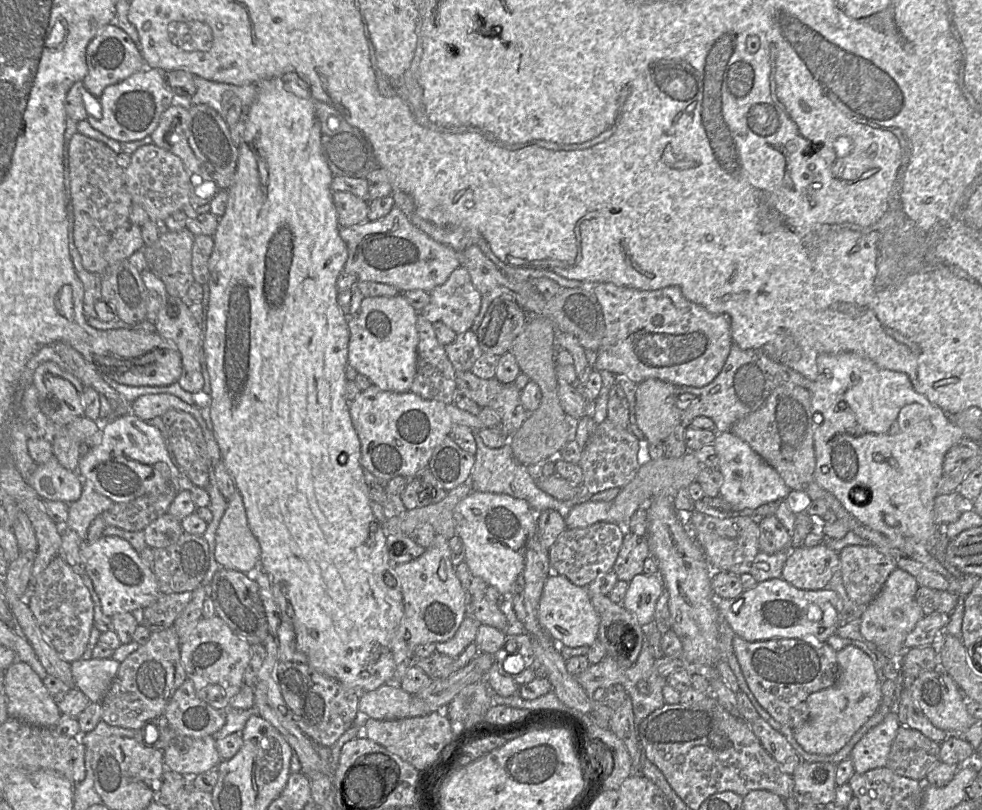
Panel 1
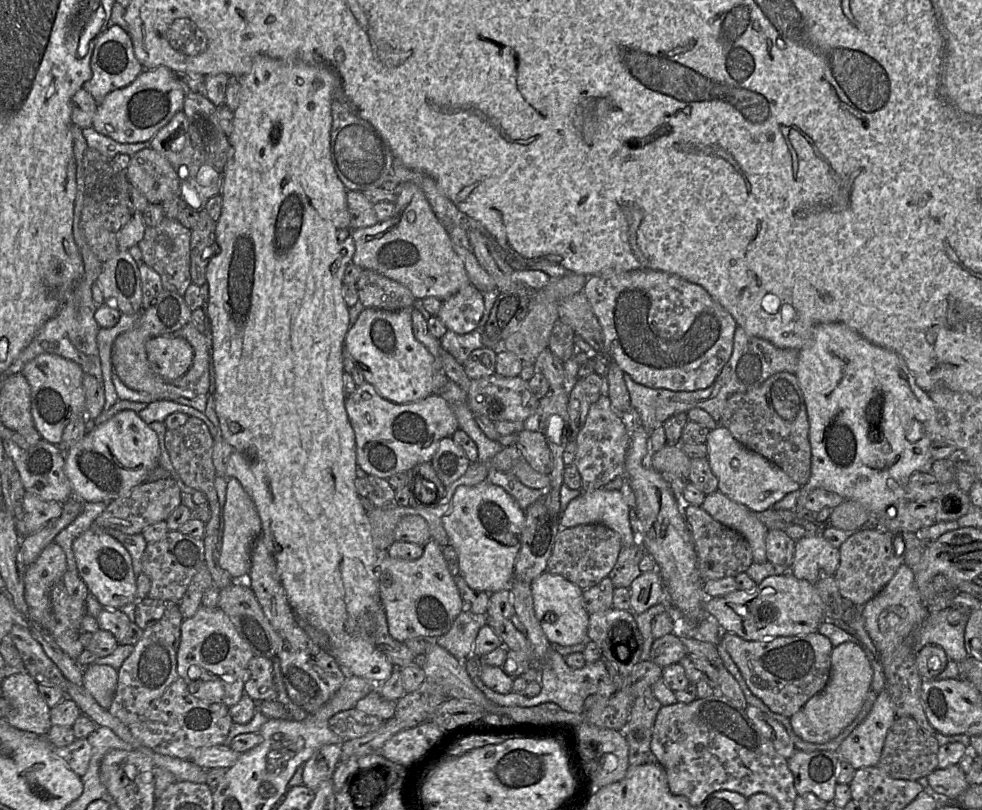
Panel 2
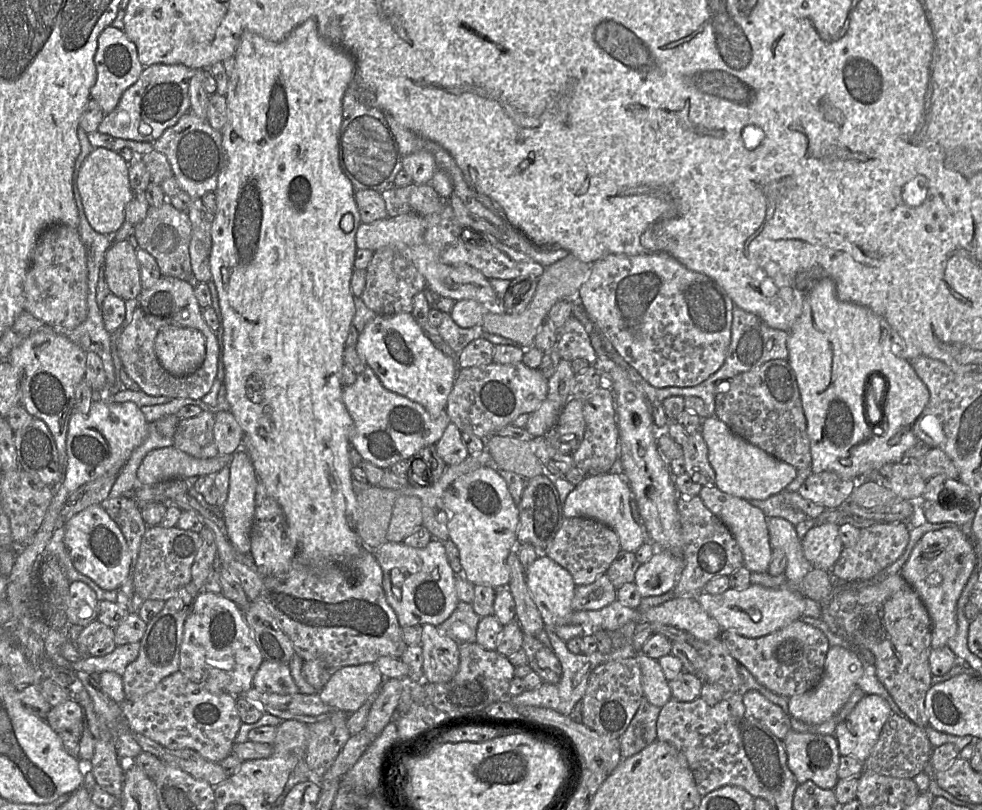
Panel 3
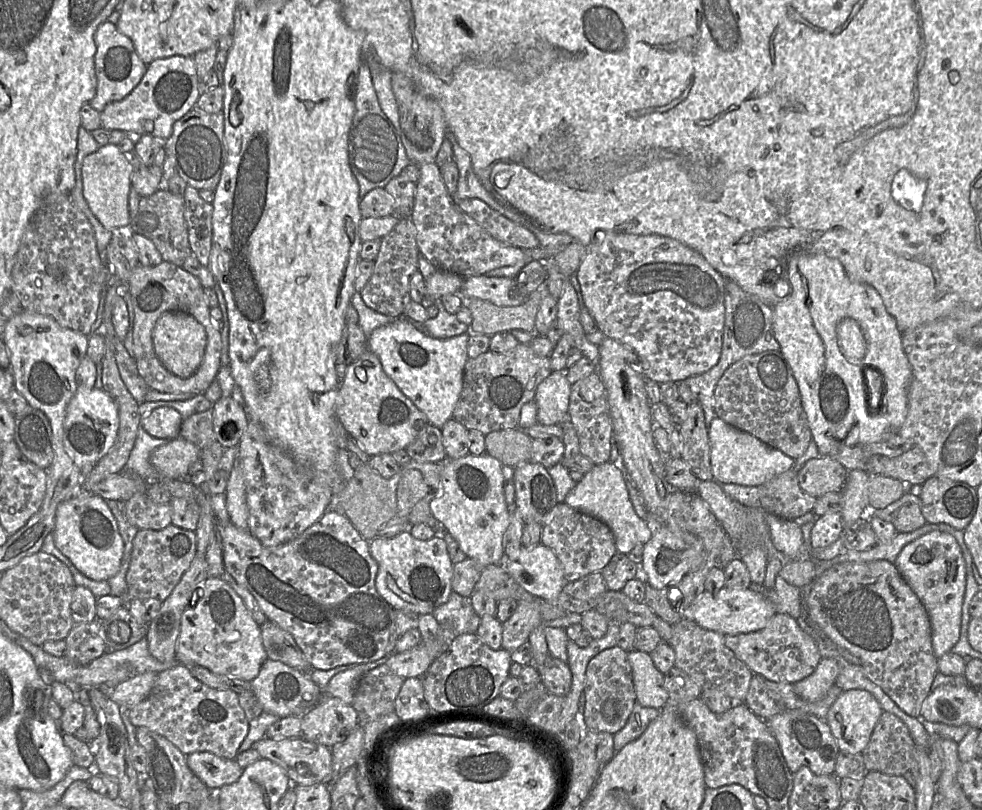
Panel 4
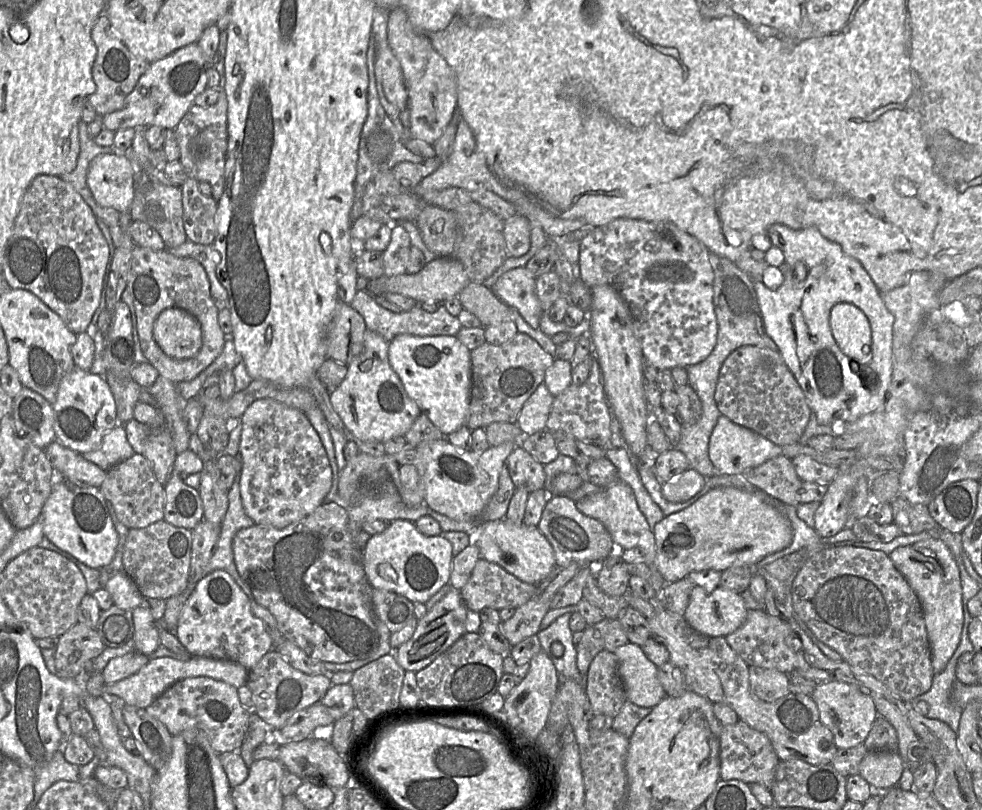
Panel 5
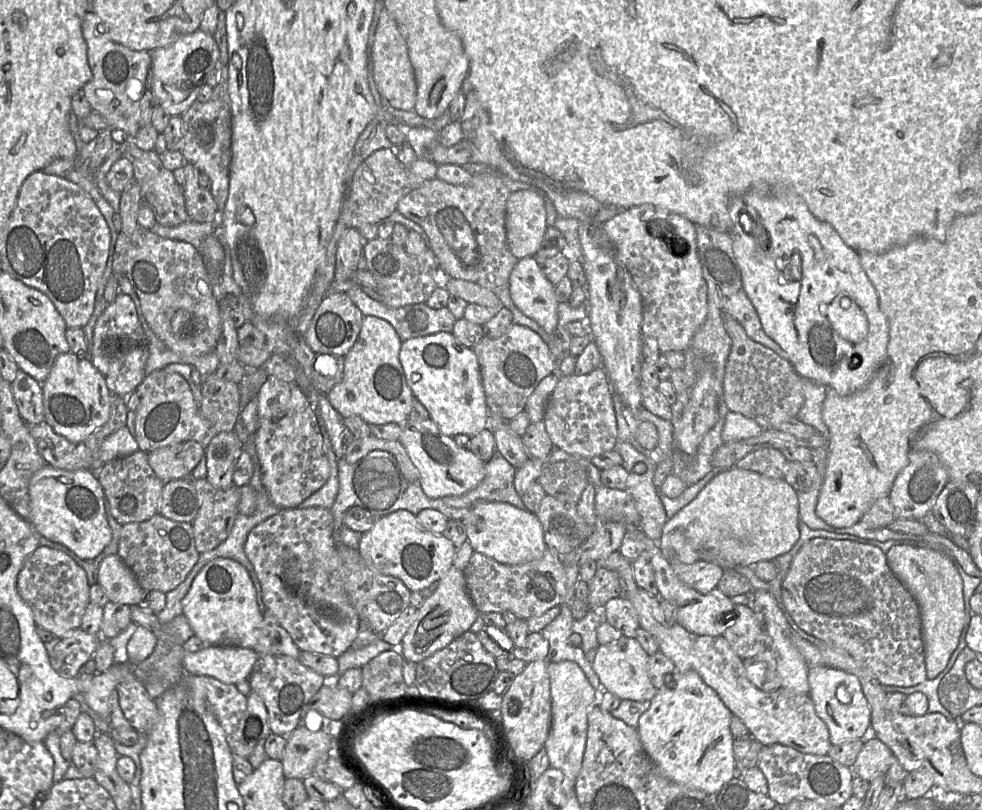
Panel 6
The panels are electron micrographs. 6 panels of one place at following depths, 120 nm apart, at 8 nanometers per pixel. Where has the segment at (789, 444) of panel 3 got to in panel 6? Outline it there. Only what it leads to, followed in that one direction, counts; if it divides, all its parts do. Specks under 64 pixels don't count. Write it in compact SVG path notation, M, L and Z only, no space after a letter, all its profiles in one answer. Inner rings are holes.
M730 315L723 316L732 347L723 378L723 400L729 411L740 413L757 422L763 429L778 430L782 423L797 417L804 403L802 378L789 360L752 340Z

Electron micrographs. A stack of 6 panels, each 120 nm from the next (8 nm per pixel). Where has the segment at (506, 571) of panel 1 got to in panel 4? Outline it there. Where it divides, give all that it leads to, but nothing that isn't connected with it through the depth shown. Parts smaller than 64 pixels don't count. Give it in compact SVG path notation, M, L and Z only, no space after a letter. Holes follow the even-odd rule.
M484 453L479 456L467 454L458 459L445 458L442 461L441 484L430 502L433 516L442 523L457 541L459 548L483 568L490 564L500 564L504 555L503 535L510 521L510 507L506 504L503 492L502 463Z

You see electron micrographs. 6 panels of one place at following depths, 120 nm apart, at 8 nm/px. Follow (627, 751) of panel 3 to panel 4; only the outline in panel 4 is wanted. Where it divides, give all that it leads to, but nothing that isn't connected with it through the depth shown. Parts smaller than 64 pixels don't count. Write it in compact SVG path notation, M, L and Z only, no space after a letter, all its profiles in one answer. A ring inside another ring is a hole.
M636 702L626 725L613 735L615 753L623 749L628 743L638 739L659 714L660 710L644 707Z

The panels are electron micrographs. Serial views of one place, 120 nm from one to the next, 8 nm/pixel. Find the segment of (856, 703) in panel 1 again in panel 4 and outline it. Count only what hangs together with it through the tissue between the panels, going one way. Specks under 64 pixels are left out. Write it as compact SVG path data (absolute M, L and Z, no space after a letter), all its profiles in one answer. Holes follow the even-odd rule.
M822 658L810 676L793 684L794 692L805 701L816 702L835 684L838 674L838 662L833 658Z

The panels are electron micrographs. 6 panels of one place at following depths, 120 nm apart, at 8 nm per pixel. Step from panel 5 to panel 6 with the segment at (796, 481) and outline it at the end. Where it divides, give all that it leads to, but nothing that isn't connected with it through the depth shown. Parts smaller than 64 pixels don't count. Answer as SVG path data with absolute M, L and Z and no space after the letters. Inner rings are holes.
M763 448L746 454L735 466L770 478L781 479L784 477L786 462L787 459L780 450Z

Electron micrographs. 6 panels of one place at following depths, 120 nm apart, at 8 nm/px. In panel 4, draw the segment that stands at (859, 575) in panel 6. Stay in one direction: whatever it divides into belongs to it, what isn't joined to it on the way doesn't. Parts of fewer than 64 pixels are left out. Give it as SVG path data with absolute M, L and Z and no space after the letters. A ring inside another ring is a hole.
M886 560L837 563L802 588L803 615L838 646L858 657L865 675L909 716L921 718L921 706L931 692L938 659L931 641L931 623L922 602L894 563Z

